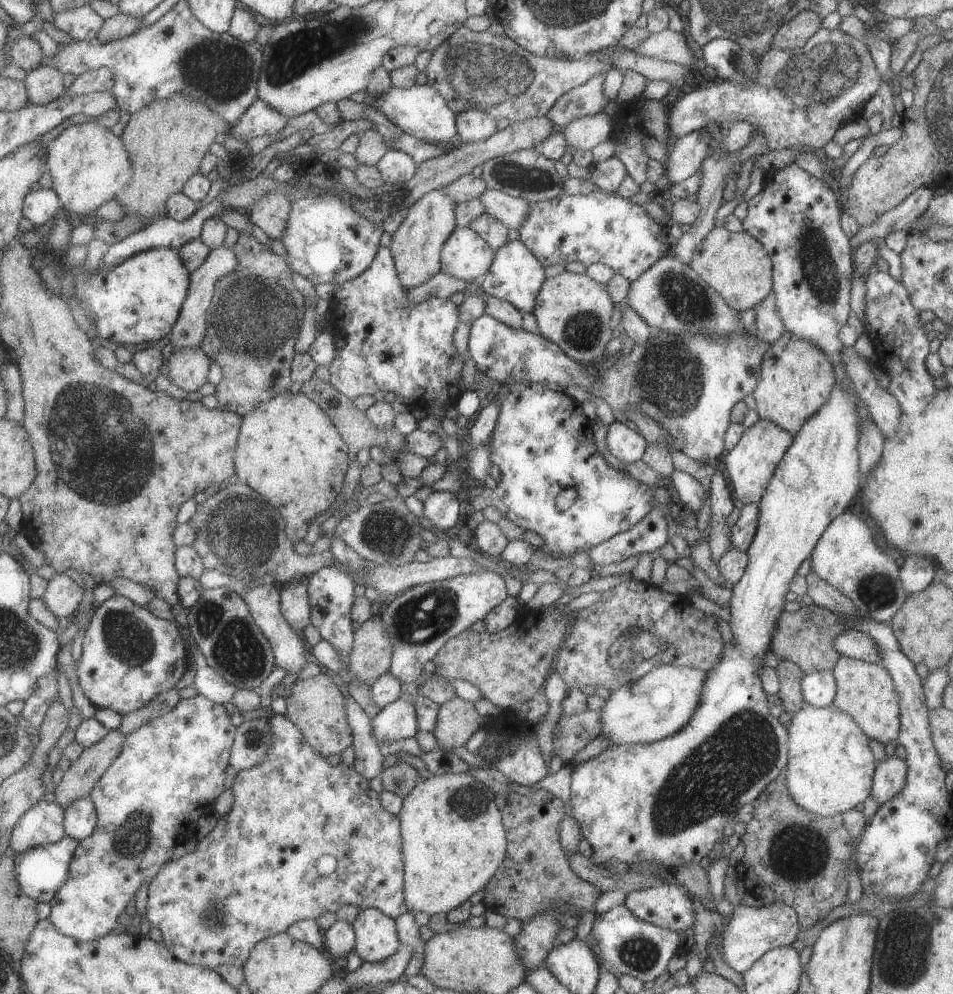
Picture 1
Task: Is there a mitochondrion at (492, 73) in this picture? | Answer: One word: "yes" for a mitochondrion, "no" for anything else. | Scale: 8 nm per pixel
yes

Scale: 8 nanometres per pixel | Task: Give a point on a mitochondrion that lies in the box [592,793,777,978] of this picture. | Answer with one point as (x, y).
(641, 955)

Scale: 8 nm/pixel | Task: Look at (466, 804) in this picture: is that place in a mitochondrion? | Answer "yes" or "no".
yes

